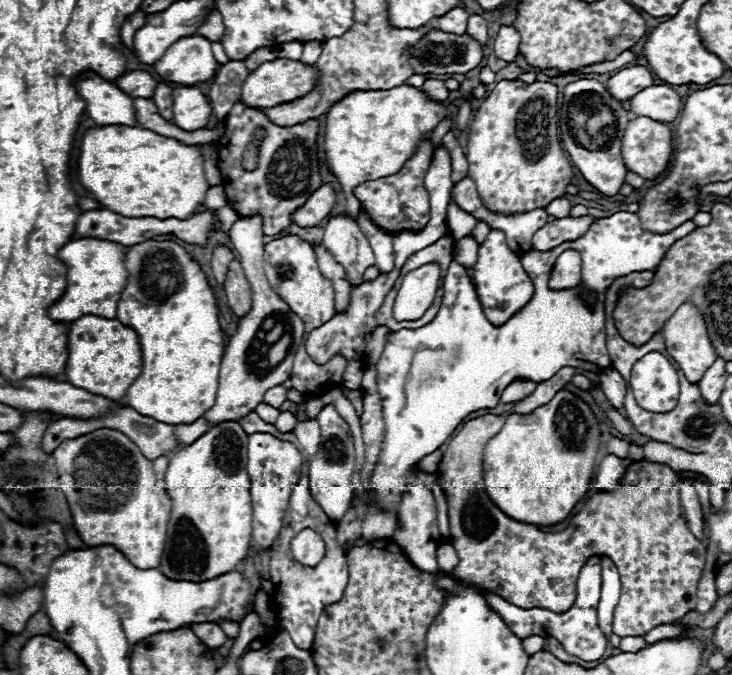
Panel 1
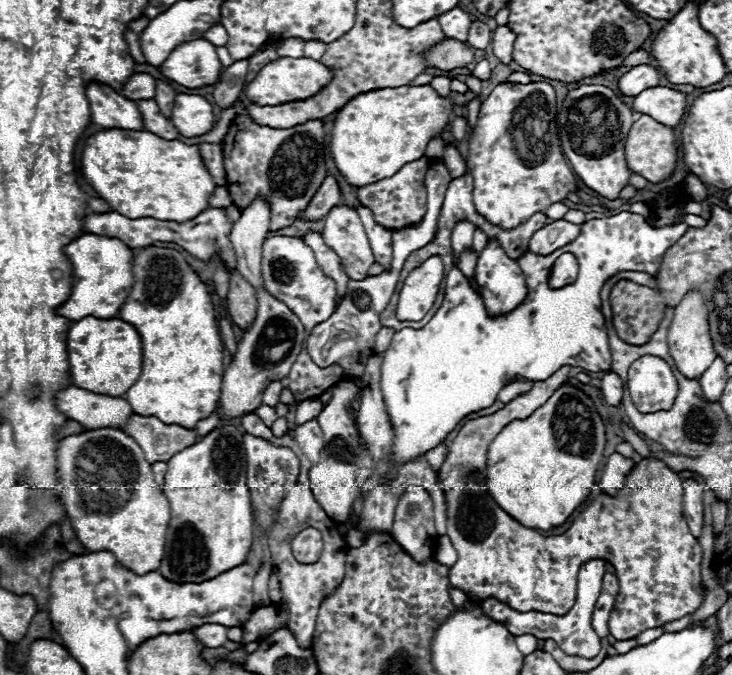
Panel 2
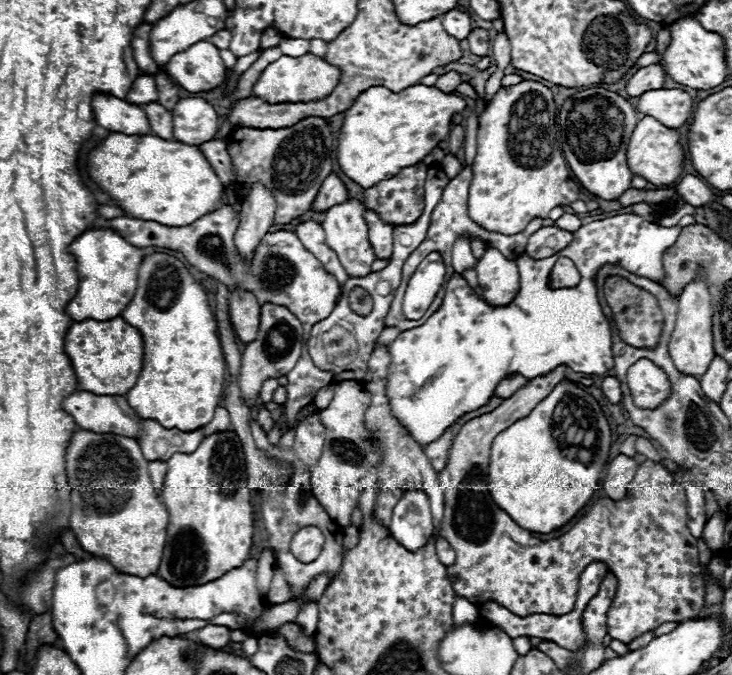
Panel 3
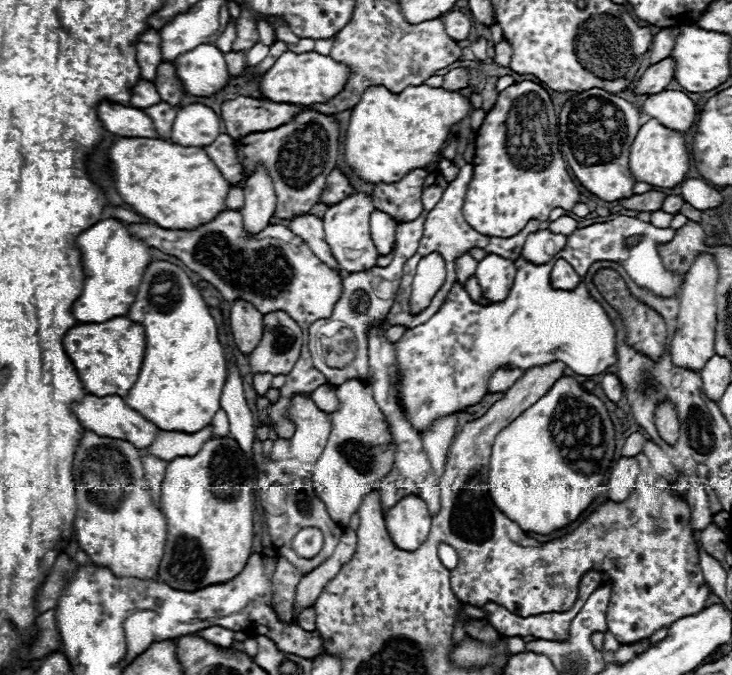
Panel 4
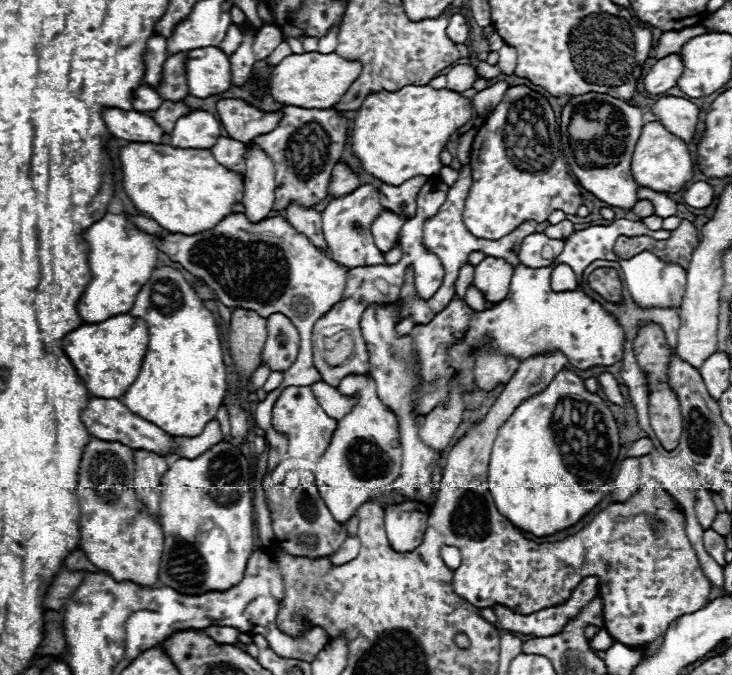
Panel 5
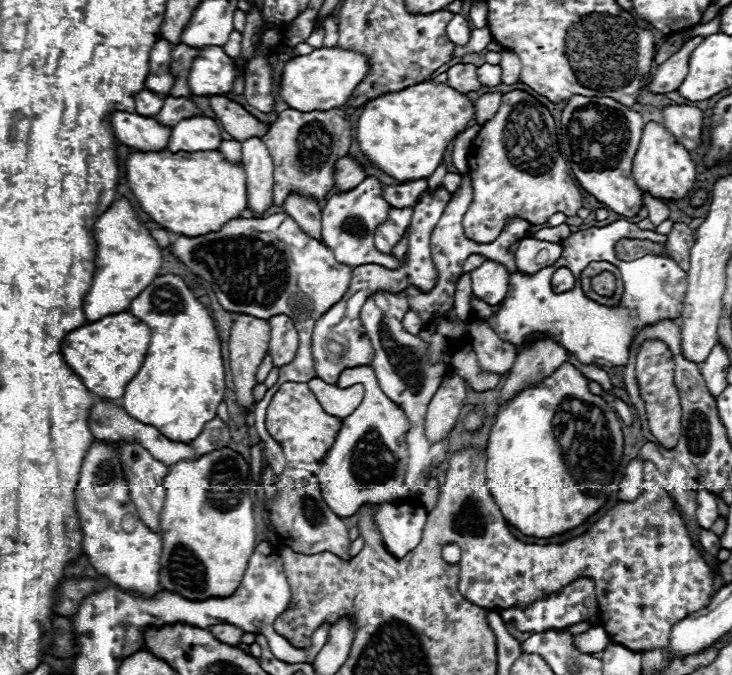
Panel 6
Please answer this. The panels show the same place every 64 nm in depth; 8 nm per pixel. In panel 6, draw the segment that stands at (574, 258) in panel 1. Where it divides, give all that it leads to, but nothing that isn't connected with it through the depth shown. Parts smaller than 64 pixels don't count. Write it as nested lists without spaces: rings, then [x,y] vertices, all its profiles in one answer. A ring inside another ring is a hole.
[[[560,268],[554,272],[552,276],[552,290],[556,294],[562,294],[562,292],[568,292],[570,288],[574,288],[574,276],[568,268]]]

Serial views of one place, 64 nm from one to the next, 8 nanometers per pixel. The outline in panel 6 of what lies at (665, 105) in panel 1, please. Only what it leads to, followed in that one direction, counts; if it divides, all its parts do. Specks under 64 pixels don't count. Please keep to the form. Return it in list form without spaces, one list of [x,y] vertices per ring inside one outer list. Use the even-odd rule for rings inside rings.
[[[672,104],[664,110],[664,126],[686,150],[696,150],[702,142],[704,112],[686,104]]]

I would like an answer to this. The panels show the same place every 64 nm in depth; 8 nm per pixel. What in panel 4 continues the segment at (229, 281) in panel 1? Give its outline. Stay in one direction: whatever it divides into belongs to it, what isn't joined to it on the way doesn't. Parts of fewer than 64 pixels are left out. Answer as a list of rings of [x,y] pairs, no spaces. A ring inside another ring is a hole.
[[[236,300],[230,308],[230,332],[234,338],[236,348],[250,356],[252,350],[260,344],[264,334],[264,316],[252,306],[242,300]]]

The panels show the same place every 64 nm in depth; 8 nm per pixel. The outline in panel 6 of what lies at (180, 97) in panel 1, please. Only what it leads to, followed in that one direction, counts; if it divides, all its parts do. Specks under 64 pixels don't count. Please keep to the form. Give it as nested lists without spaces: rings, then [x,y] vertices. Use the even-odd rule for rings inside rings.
[[[194,116],[178,122],[172,128],[168,150],[170,152],[206,152],[222,144],[218,124],[208,116]]]

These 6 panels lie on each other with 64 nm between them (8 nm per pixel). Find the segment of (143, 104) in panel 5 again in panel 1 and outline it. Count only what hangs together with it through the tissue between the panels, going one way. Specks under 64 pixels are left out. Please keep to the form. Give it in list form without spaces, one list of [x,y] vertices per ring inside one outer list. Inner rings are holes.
[[[134,70],[134,72],[126,72],[124,76],[120,76],[116,80],[116,86],[130,98],[152,98],[156,80],[148,72]]]

